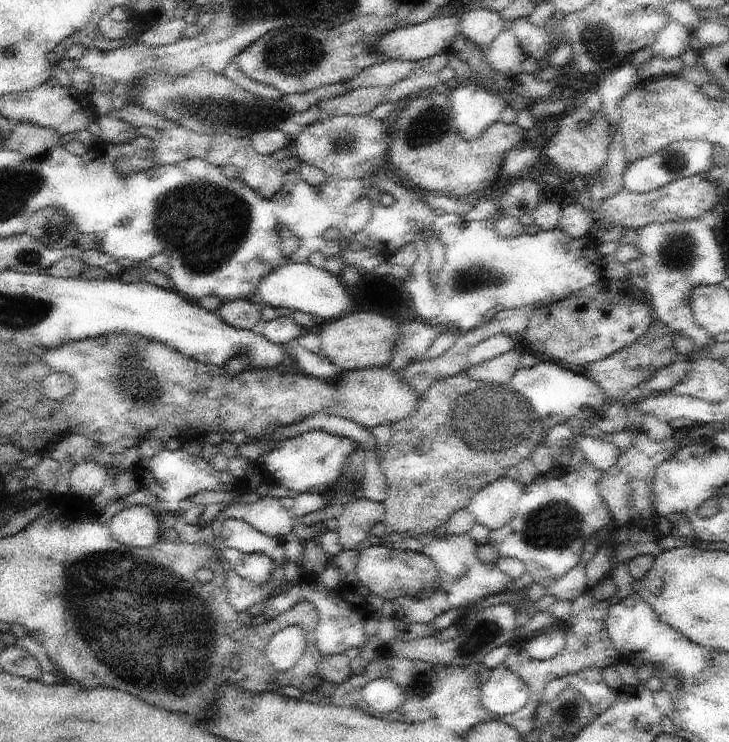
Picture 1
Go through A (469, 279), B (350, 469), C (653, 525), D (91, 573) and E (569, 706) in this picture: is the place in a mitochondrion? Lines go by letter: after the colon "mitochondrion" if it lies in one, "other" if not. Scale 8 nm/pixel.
A: mitochondrion
B: mitochondrion
C: other
D: mitochondrion
E: mitochondrion

